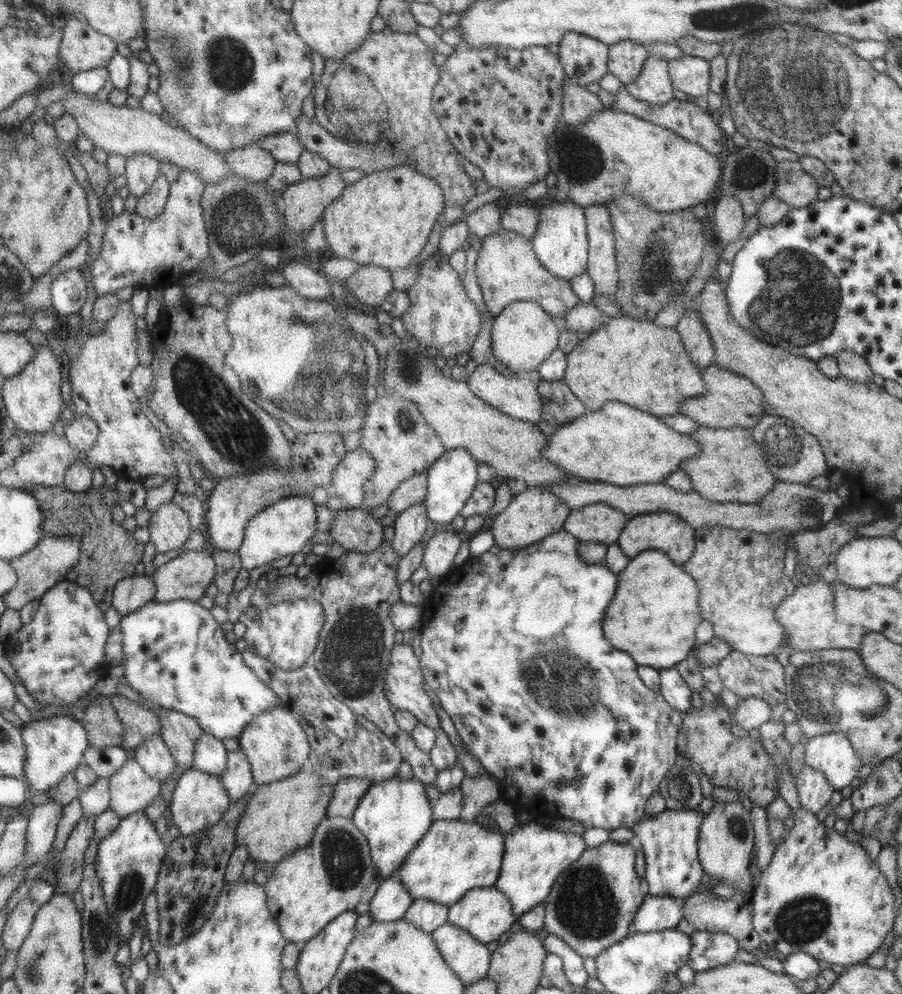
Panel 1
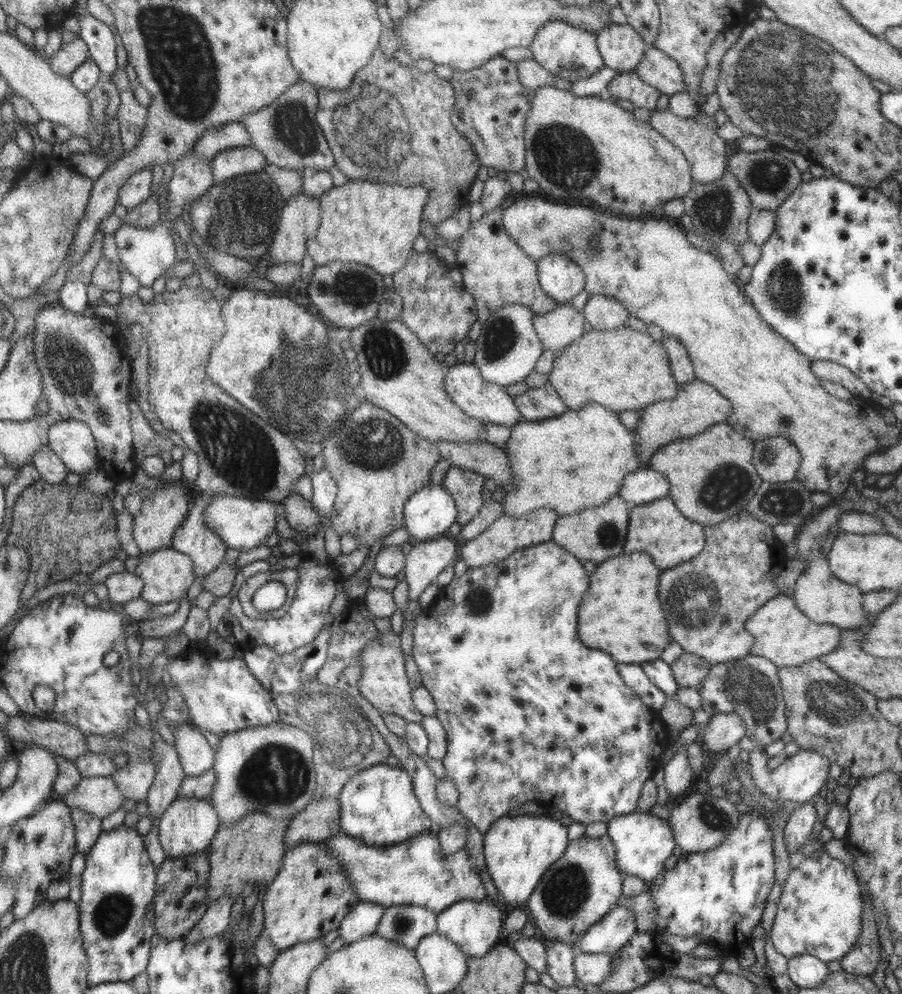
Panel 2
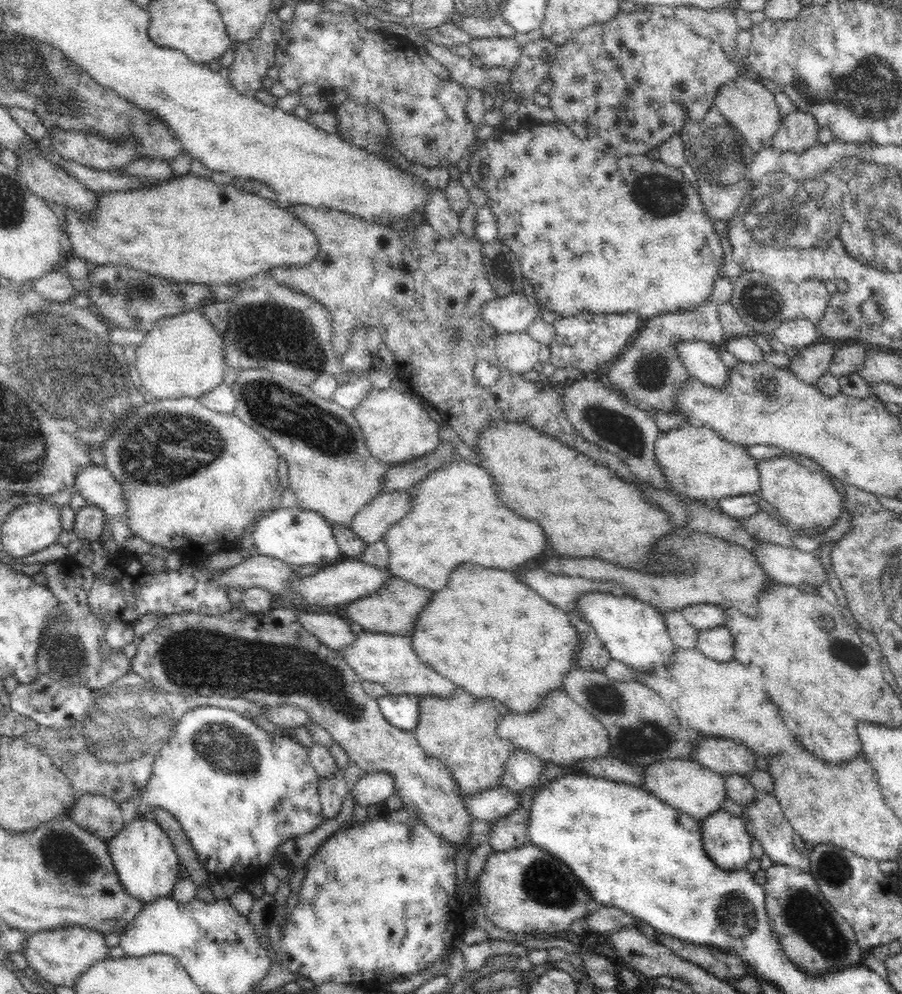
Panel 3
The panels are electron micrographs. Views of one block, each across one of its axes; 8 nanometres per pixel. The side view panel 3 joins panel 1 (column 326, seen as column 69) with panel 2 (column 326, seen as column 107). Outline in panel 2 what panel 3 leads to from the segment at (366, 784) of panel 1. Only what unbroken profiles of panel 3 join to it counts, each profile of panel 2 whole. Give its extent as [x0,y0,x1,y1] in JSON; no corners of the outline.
[285,797,341,849]

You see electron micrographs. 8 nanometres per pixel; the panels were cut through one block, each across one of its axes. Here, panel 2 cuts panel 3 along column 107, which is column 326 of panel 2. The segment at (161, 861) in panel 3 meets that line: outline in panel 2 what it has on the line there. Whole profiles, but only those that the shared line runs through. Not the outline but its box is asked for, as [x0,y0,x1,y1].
[325,831,488,914]

